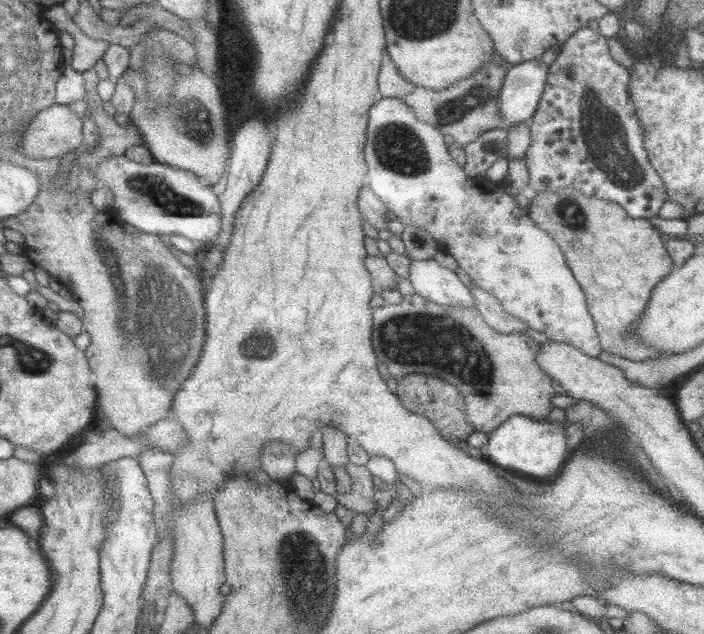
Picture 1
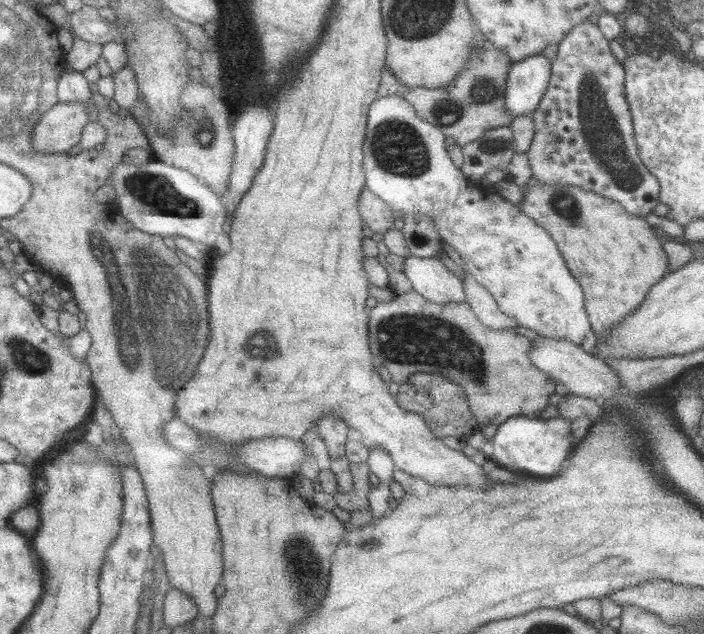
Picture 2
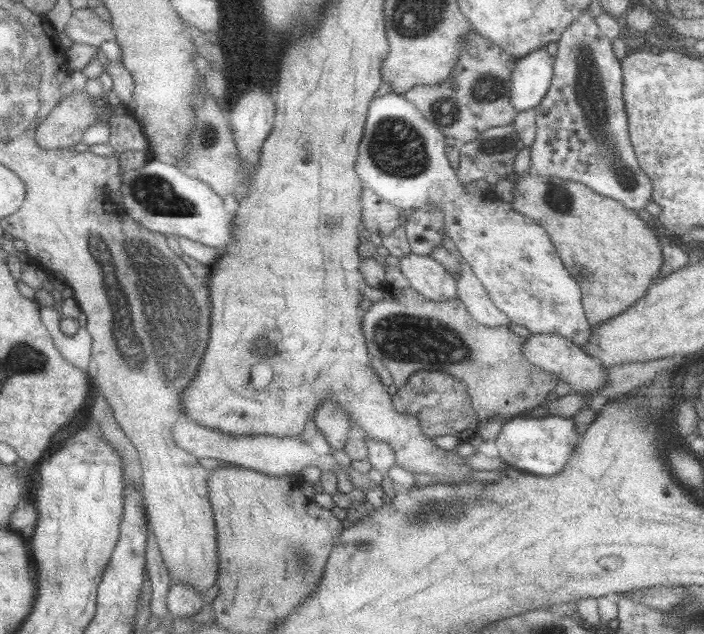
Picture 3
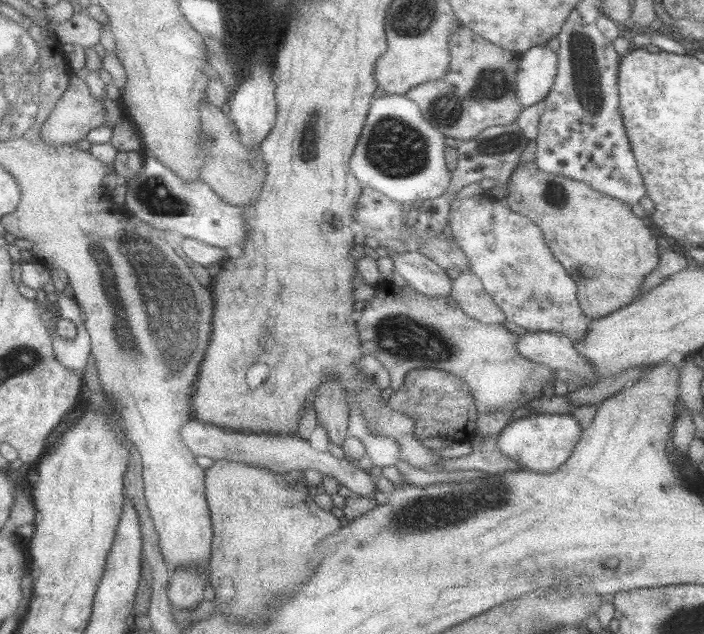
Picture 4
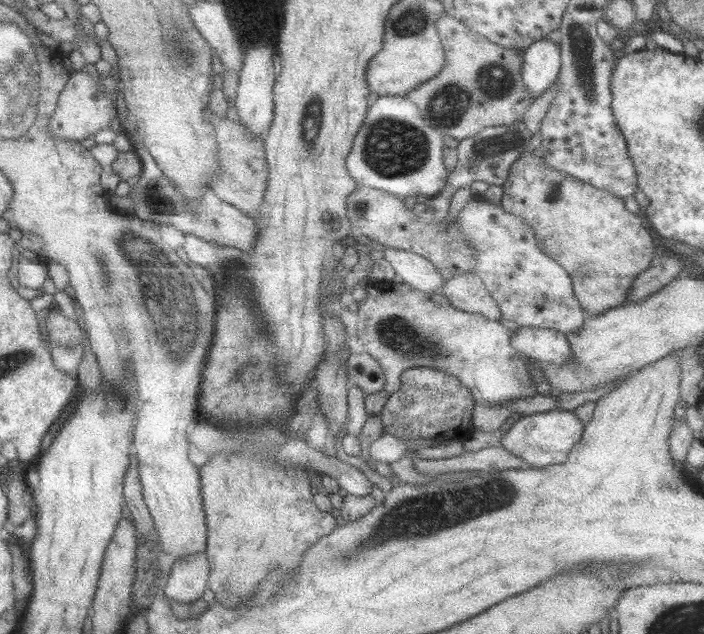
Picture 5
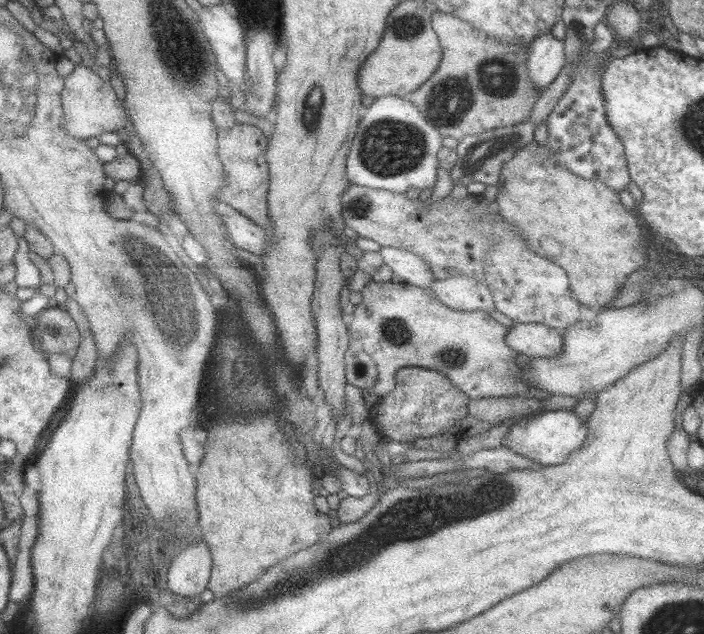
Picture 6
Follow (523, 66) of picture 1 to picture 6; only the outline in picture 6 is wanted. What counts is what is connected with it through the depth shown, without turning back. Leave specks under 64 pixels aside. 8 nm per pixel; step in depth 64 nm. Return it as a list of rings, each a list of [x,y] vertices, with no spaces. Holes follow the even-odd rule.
[[[546,31],[546,34],[538,36],[530,43],[527,70],[534,87],[543,90],[547,88],[566,64],[564,40],[558,40],[550,31]]]

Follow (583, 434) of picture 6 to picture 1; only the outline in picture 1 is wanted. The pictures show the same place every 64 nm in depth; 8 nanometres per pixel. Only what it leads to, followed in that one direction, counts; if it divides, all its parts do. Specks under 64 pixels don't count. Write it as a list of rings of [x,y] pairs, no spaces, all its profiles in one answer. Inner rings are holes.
[[[512,415],[498,429],[489,433],[485,459],[503,469],[524,474],[524,476],[550,477],[558,474],[558,468],[569,458],[567,443],[568,424],[549,420],[532,419],[524,415]]]

